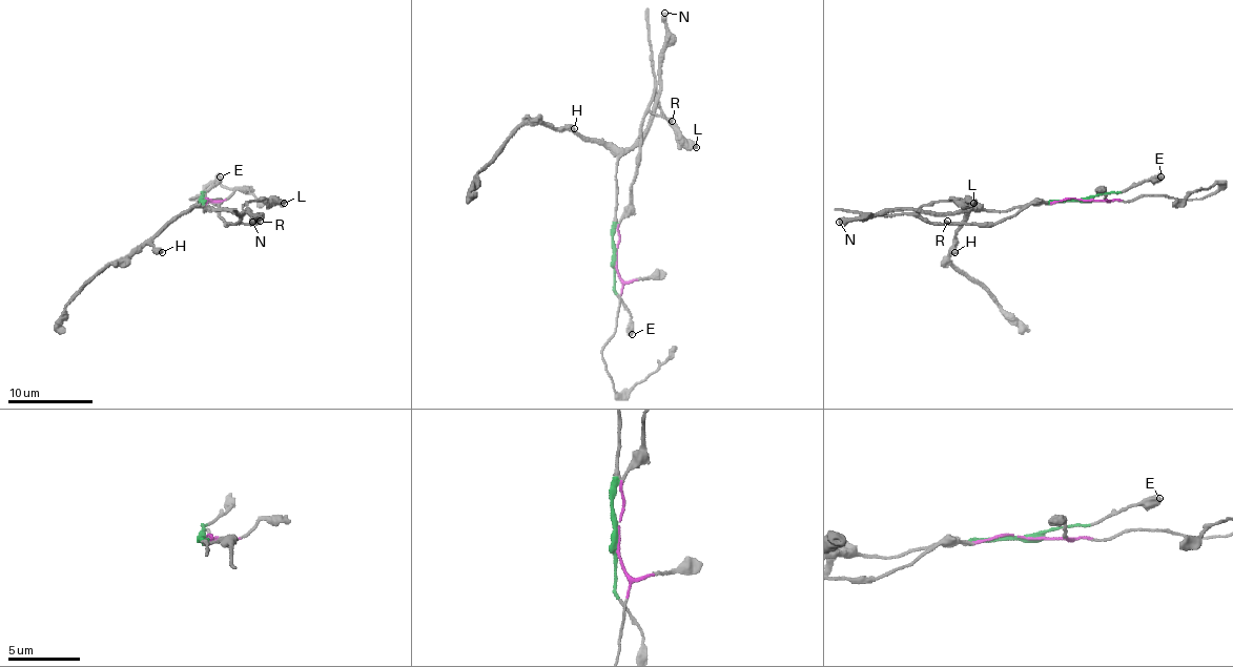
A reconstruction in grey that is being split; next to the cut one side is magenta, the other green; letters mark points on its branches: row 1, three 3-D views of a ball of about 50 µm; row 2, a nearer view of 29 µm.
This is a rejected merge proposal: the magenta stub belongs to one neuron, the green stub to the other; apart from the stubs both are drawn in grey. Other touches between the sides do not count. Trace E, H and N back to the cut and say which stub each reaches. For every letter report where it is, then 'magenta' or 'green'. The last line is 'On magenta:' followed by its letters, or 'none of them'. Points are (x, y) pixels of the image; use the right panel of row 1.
E: at (1160, 176); green
H: at (954, 252); green
N: at (839, 222); green
On magenta: none of them

